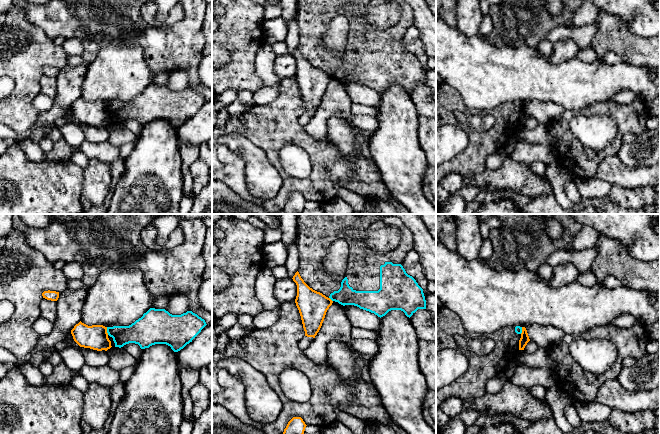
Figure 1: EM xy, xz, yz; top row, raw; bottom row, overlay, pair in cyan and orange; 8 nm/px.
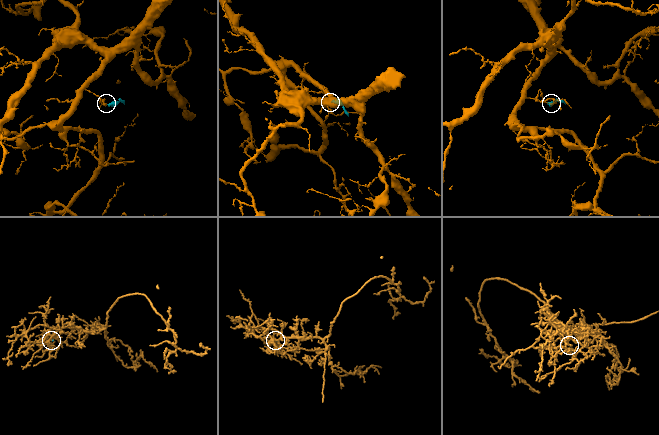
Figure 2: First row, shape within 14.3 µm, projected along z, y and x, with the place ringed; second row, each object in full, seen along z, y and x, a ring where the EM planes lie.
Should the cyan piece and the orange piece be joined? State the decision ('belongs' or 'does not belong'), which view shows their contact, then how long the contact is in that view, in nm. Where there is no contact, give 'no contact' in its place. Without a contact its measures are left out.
does not belong | xy | 70 nm

